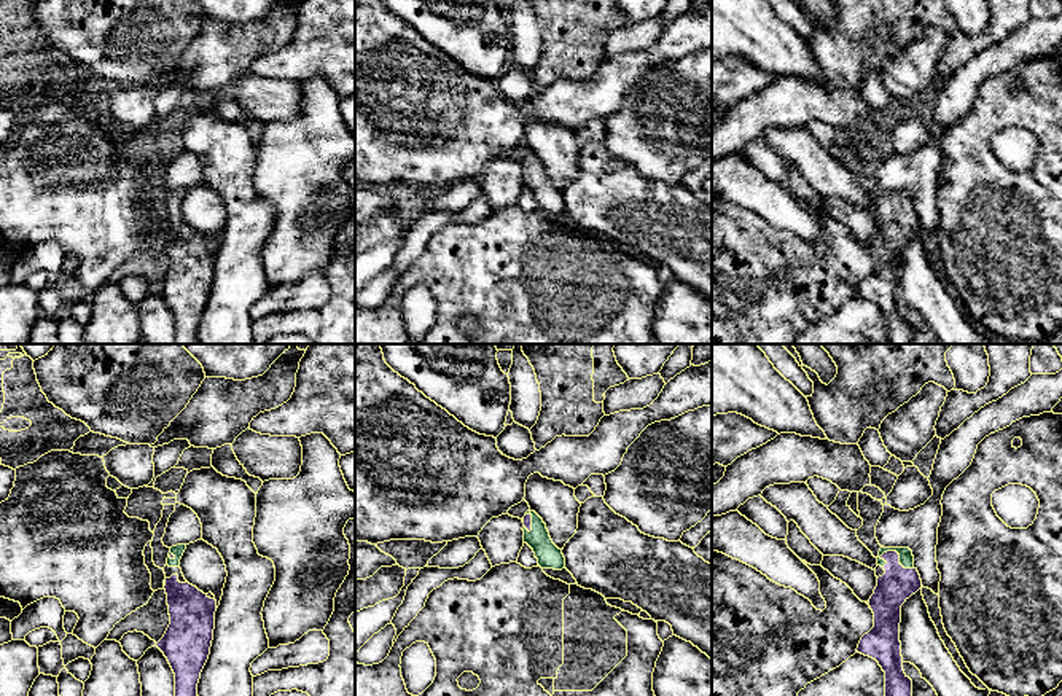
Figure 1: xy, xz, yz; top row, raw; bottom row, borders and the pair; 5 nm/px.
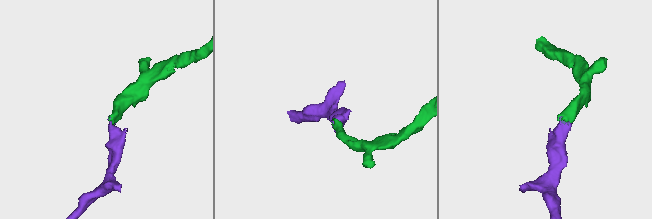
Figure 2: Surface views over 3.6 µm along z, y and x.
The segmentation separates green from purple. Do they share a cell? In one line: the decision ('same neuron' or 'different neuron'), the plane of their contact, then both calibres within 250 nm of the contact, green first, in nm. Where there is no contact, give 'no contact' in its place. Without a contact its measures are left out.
same neuron | yz | 80/170 nm

